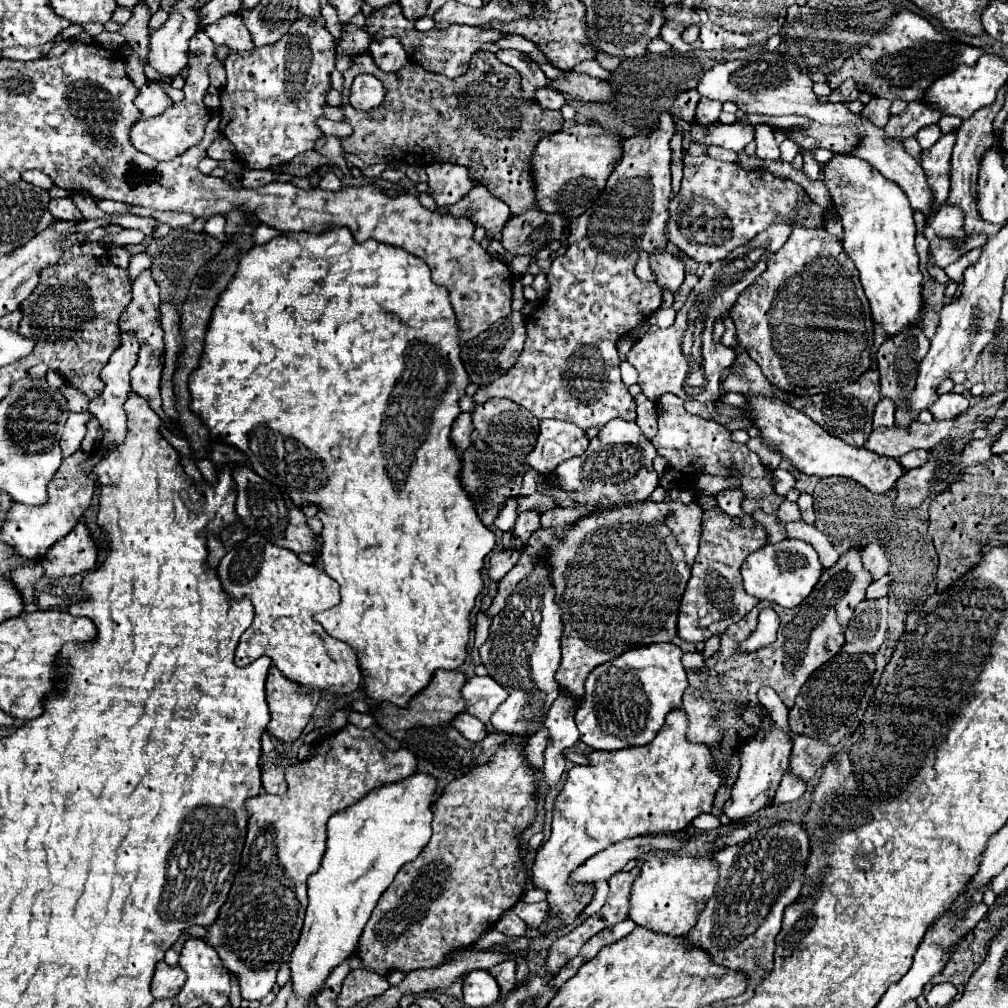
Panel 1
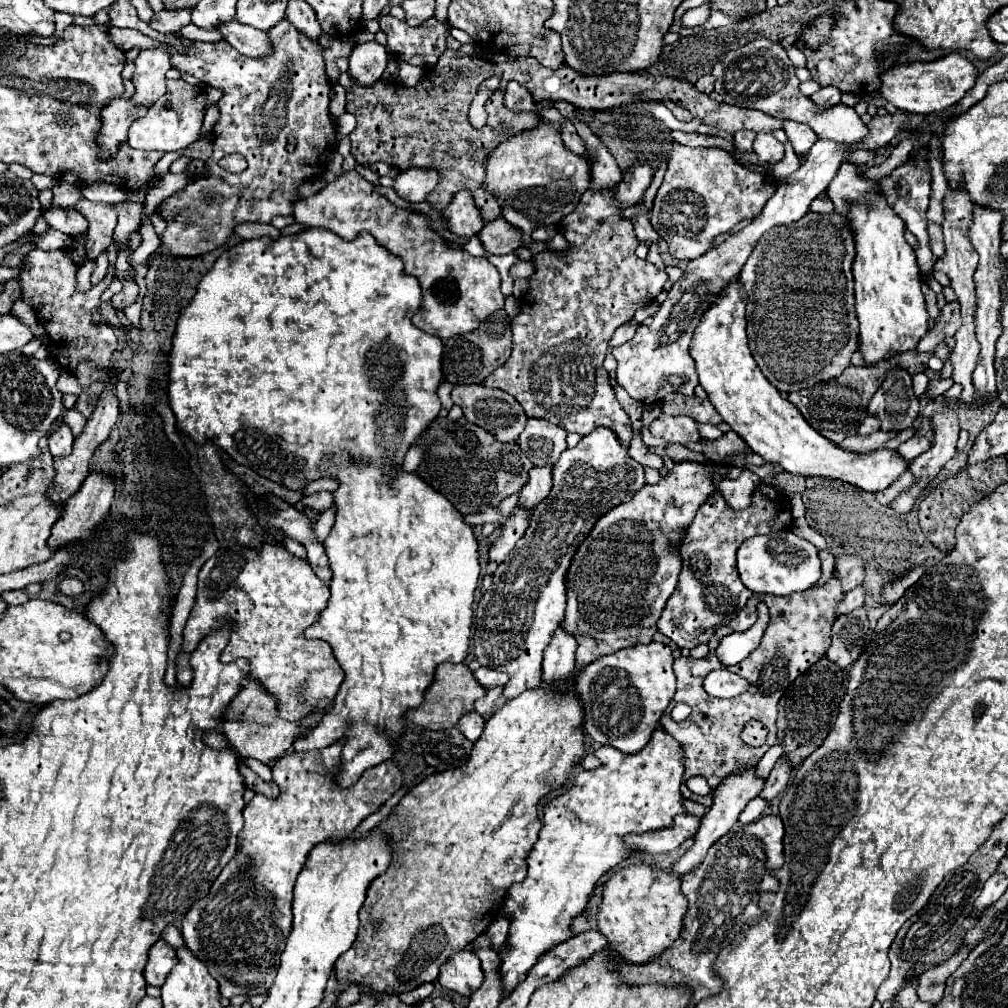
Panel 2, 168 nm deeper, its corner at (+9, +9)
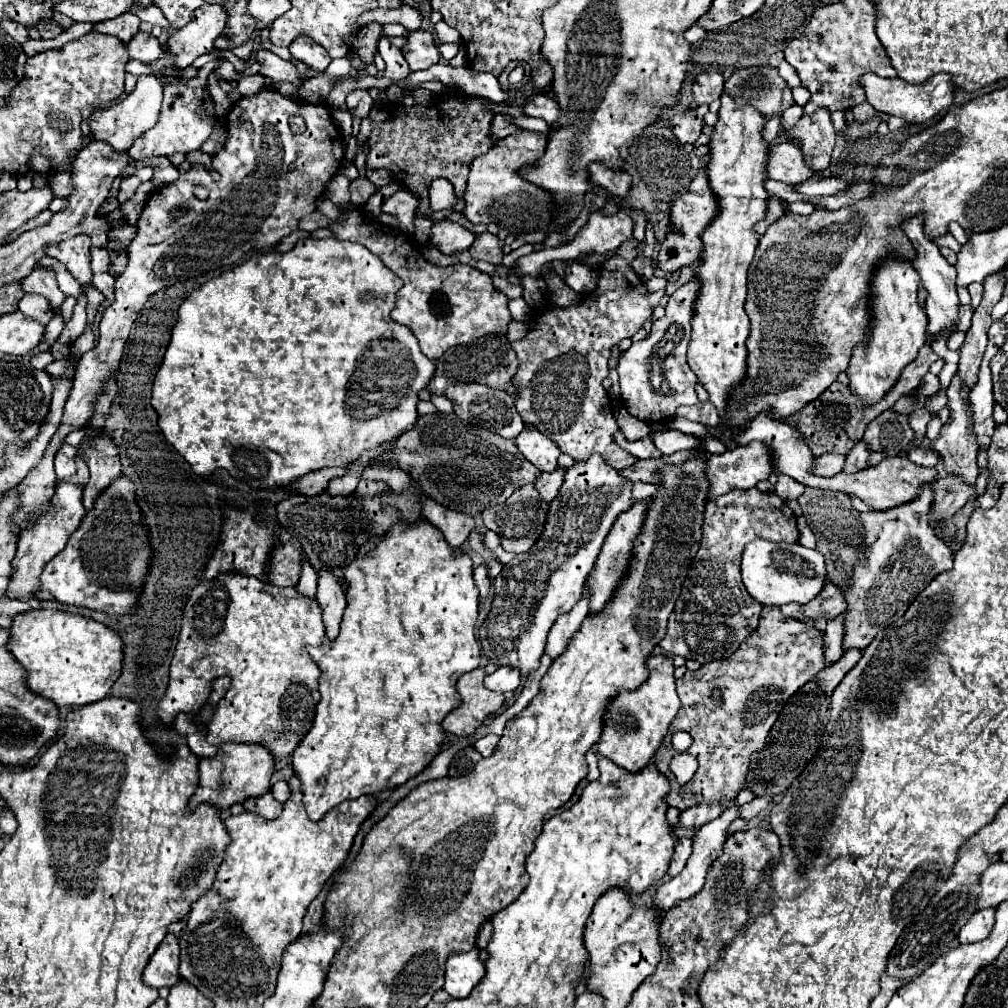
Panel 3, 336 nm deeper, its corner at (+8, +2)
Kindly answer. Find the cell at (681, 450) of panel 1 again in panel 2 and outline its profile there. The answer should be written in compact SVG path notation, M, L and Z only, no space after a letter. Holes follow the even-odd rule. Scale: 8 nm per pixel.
M660 414L652 424L650 424L652 436L660 436L666 442L676 442L676 444L690 444L690 442L700 442L696 422L688 416L666 416Z

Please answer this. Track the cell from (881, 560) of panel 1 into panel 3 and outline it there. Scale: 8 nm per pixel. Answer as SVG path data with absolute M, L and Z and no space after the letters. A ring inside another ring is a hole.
M829 581L823 587L823 591L811 603L805 605L805 615L809 619L815 619L817 615L825 615L827 619L833 619L845 609L847 609L847 601L843 599L843 589L837 587L837 583Z

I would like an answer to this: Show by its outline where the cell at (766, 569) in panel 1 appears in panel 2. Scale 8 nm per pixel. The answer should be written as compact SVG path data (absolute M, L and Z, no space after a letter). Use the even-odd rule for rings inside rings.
M792 530L772 532L768 536L754 536L744 540L738 548L738 572L746 588L756 594L786 596L812 588L820 578L820 558L814 544L798 538Z

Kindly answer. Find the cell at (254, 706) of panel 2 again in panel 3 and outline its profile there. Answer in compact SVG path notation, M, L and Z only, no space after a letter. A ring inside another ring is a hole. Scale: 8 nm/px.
M223 743L213 759L199 761L199 787L191 797L191 807L201 801L209 801L219 811L229 809L233 803L241 803L247 797L265 795L271 789L271 777L275 773L275 757L261 743ZM213 767L213 769L211 769ZM217 771L219 773L213 773Z

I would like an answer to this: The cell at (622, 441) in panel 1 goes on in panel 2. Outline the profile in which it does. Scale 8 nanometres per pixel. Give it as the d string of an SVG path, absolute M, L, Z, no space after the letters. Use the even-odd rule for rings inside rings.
M596 428L590 436L584 436L572 450L562 452L560 460L552 468L554 486L546 500L542 500L530 518L530 528L518 540L514 550L506 556L506 560L494 572L492 586L484 592L476 616L474 616L474 656L482 666L490 666L494 670L504 670L510 674L510 682L504 688L504 698L516 698L528 688L538 688L542 684L542 652L550 642L554 628L558 628L564 620L566 608L566 572L570 562L584 542L584 538L592 532L598 518L618 504L632 500L632 496L644 486L644 470L642 466L628 456L628 448L618 444L618 438L608 428Z

